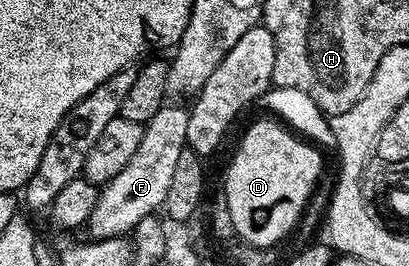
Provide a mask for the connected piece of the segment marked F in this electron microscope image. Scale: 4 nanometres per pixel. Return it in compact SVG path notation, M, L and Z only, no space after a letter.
M167 103L146 122L140 147L136 147L136 155L132 155L128 167L124 167L124 171L120 171L116 179L101 186L96 207L92 207L90 218L85 223L93 240L103 241L109 237L129 234L140 219L157 214L165 206L176 163L188 147L186 132L189 114L189 108L185 104L182 106Z

